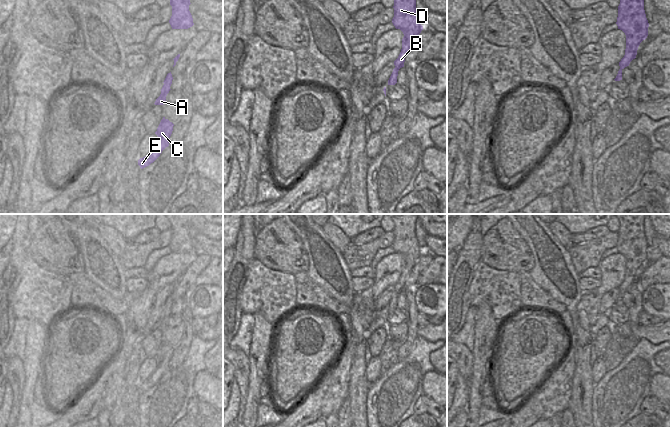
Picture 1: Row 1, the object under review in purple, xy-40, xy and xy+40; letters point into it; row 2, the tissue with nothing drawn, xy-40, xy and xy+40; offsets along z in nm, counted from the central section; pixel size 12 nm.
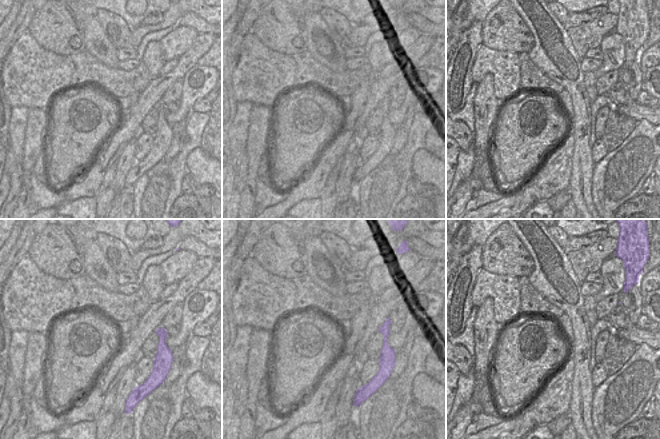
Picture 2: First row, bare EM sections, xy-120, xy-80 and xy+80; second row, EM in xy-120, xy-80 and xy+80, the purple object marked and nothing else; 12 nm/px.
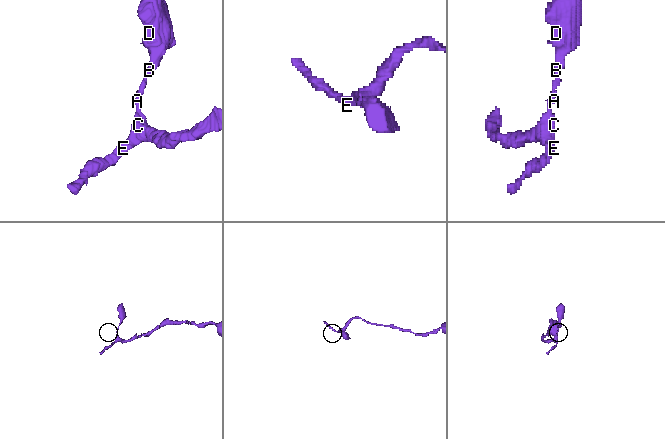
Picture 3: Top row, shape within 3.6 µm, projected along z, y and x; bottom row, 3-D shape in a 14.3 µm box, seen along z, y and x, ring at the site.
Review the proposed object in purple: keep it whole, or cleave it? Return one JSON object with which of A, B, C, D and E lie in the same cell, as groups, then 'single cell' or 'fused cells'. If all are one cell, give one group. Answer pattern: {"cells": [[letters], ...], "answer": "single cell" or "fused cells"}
{"cells": [["A", "B", "C", "D", "E"]], "answer": "single cell"}

